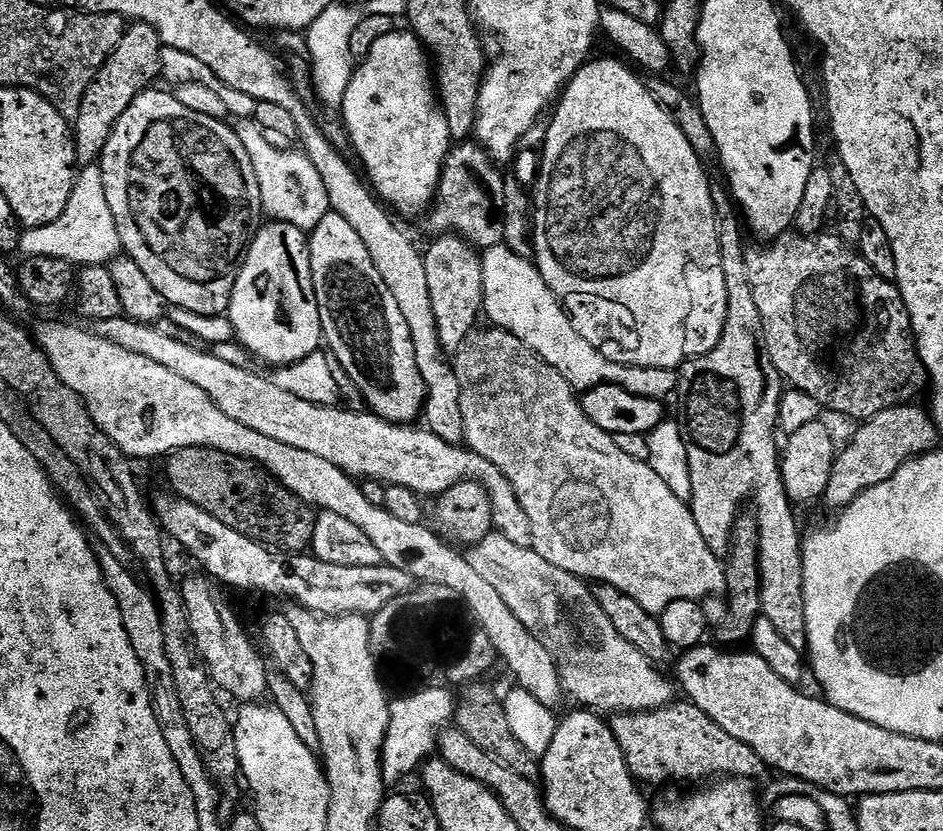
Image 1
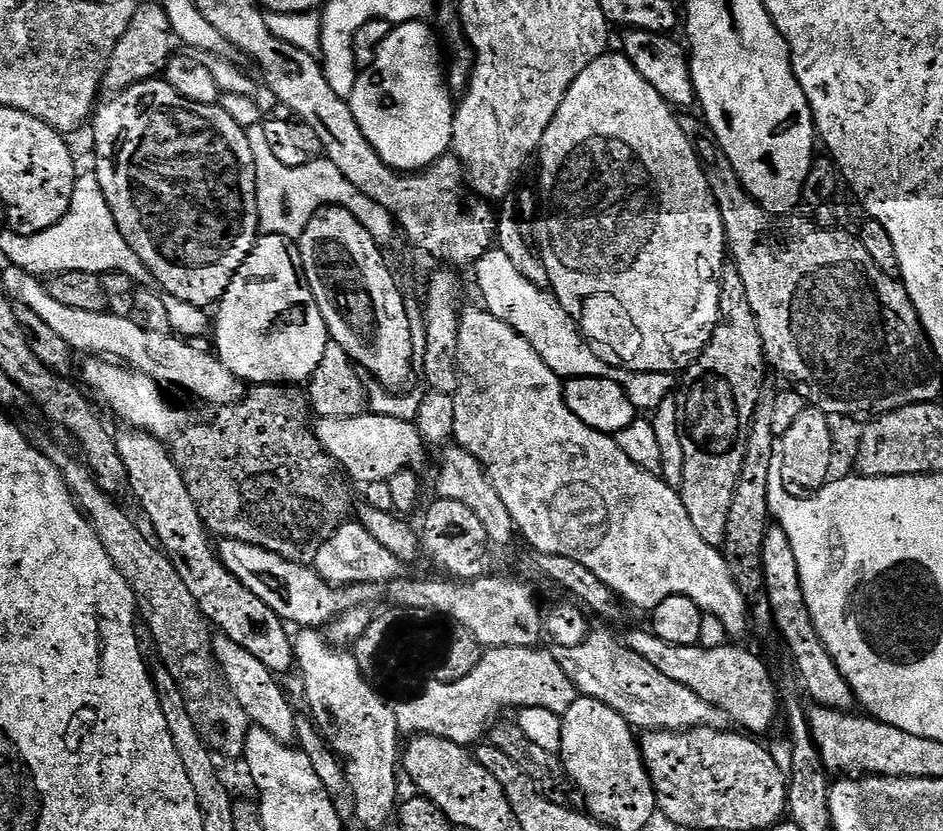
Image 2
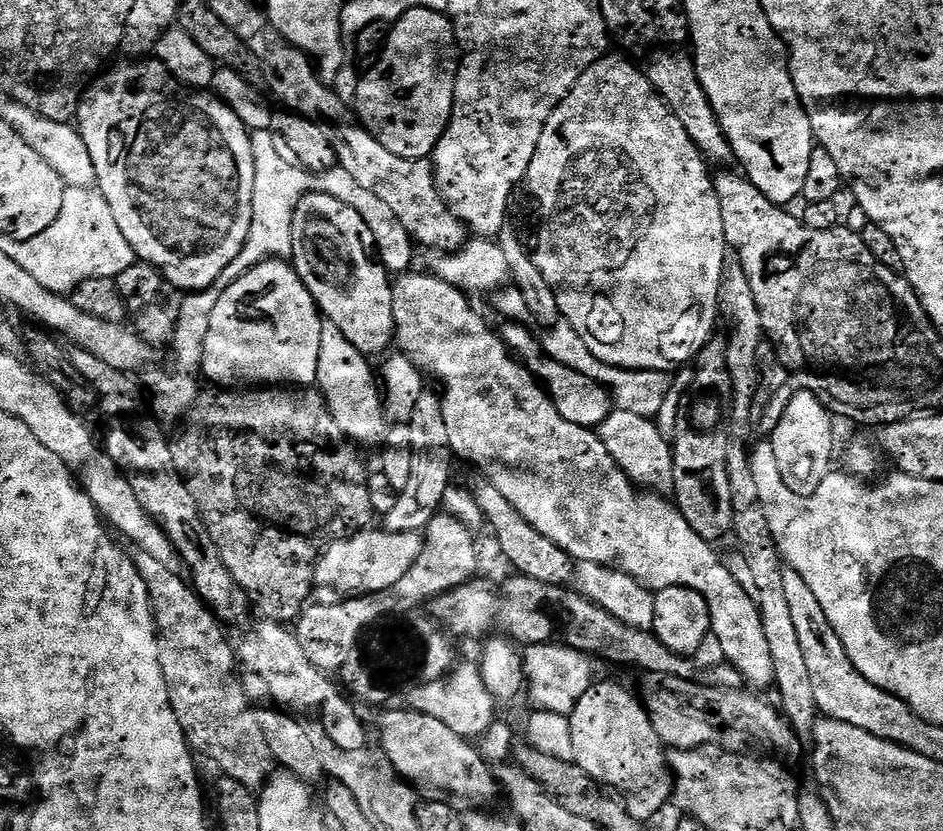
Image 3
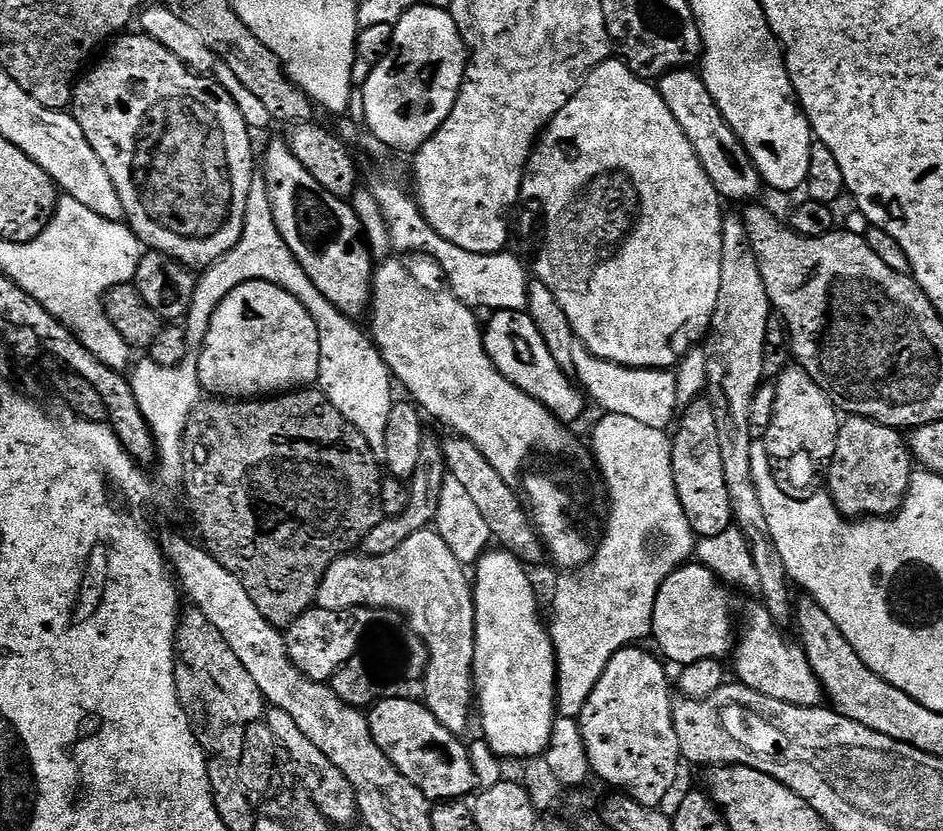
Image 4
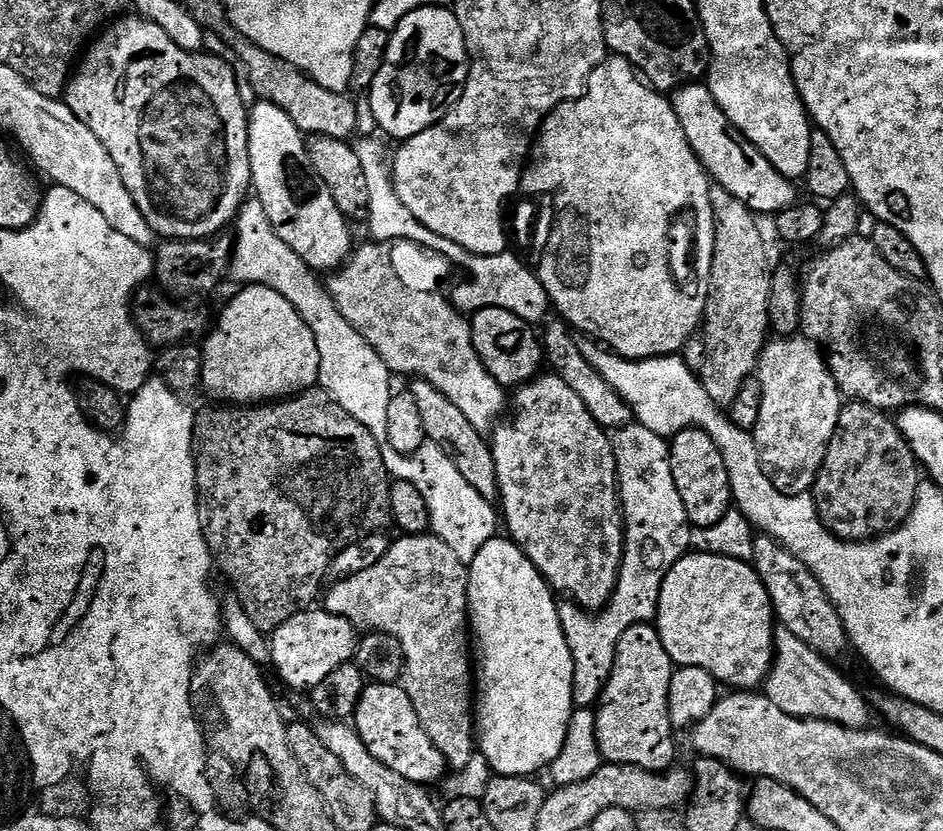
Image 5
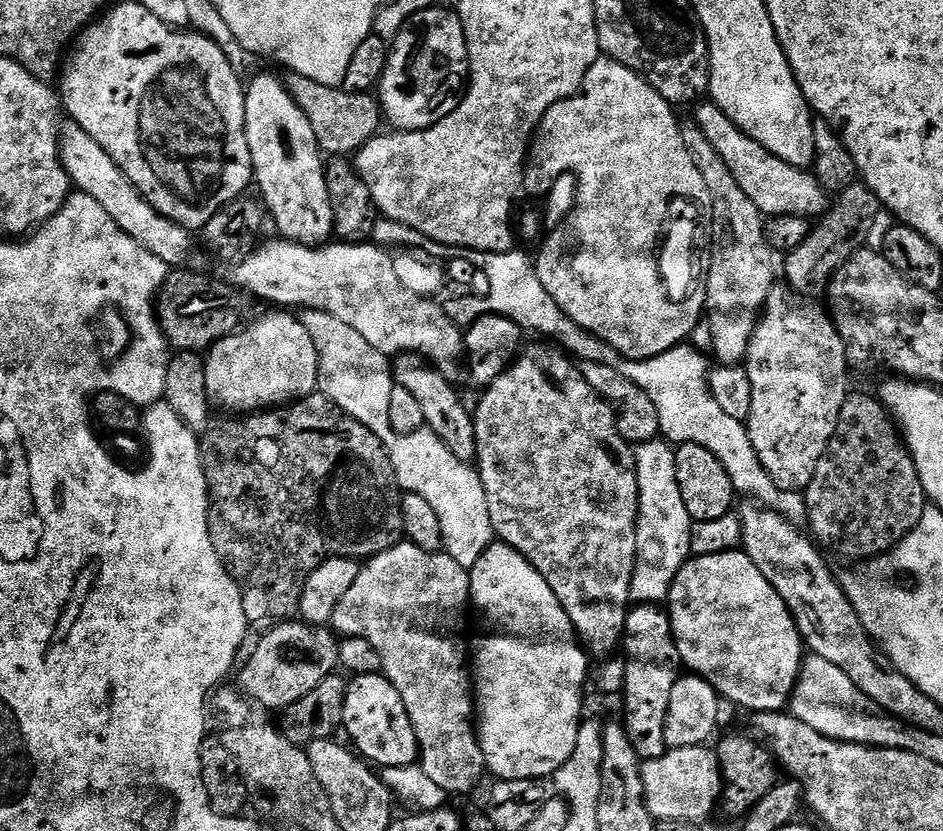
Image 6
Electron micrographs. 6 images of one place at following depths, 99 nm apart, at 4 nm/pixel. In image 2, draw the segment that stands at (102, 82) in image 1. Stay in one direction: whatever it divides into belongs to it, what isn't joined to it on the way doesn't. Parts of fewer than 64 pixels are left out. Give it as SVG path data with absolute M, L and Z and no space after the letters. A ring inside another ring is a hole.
M158 2L141 3L137 7L134 18L130 18L130 26L126 26L126 34L118 38L110 54L110 62L104 72L103 87L107 91L109 88L109 93L115 94L126 88L133 88L143 80L157 79L174 55L172 44L174 45L172 27L164 7Z

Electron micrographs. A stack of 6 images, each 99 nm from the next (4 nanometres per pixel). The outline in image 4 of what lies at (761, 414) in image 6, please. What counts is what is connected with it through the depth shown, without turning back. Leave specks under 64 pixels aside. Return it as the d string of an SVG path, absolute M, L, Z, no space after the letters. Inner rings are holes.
M789 366L775 381L774 416L770 430L762 443L768 452L772 477L787 496L803 498L817 491L825 475L828 463L834 458L834 446L838 442L841 413L832 405L832 400L799 368Z

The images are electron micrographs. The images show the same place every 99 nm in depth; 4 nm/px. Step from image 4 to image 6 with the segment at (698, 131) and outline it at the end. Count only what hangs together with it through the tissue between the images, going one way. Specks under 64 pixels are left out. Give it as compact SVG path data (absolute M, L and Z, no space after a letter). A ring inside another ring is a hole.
M711 110L702 119L702 131L709 144L716 150L716 155L720 157L720 161L724 164L732 180L740 187L742 194L746 194L746 198L750 200L765 216L781 216L782 214L790 214L791 216L807 216L809 218L819 218L824 215L830 204L829 193L817 182L815 175L811 171L803 168L795 168L786 162L782 162L780 158L774 154L770 154L770 150L766 150L758 142L751 140L747 134L740 129L736 123L725 116L719 110Z

